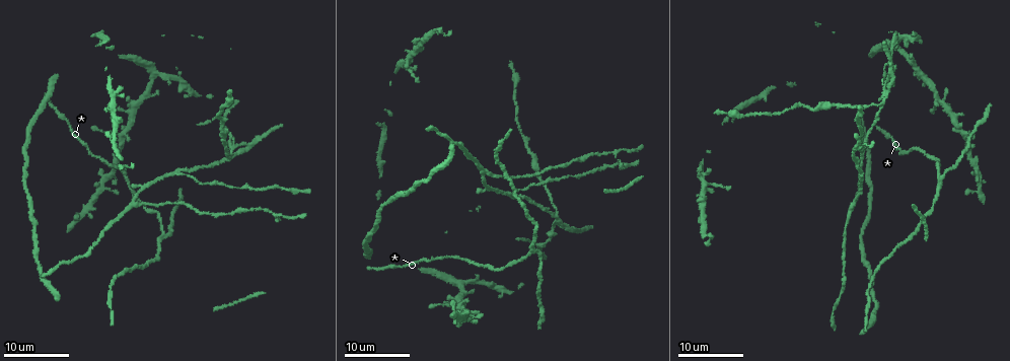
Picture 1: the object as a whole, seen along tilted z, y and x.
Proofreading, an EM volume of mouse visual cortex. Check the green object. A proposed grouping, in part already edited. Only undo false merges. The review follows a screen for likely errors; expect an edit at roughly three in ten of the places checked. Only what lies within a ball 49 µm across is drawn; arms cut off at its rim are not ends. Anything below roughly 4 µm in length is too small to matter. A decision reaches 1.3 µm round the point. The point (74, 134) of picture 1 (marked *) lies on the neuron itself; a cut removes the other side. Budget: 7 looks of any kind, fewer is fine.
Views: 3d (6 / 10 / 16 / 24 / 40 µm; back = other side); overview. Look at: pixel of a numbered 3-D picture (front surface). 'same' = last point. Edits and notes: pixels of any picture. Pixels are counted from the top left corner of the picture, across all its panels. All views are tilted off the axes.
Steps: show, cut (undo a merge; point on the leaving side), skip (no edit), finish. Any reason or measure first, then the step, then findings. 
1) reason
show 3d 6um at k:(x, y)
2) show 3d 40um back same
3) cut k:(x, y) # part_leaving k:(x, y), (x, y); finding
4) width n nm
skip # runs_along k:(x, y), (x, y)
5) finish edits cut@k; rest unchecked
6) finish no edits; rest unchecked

side arm on a straight run
show 3d 24um at 1:(134, 203)

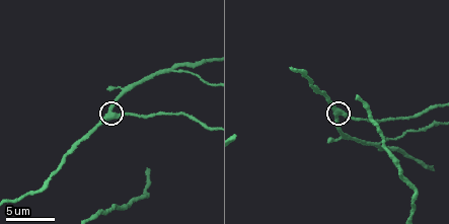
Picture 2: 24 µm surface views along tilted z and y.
zoom in
show 3d 10um at 2:(116, 114)

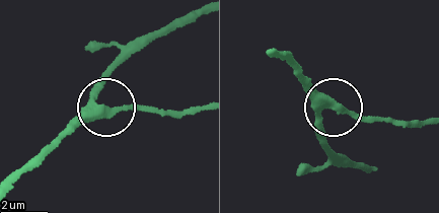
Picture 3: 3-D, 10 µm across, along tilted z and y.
skip # continuous, no second neuron

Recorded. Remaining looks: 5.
show 3d 16um at 1:(615, 154)

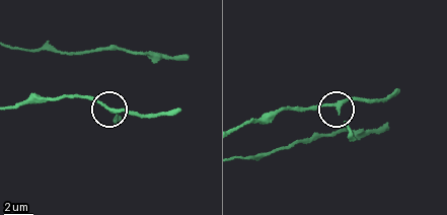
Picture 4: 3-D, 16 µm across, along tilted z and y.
show 3d 10um at 4:(112, 111)

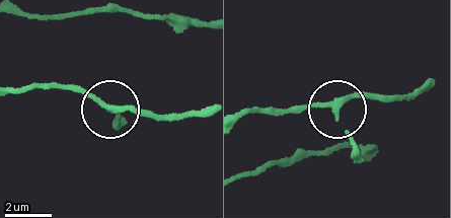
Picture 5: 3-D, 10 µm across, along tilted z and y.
width 190 nm
skip # runs_along 5:(16, 92), (42, 86), (71, 88), (118, 107), (170, 114); continuous, no second neuron

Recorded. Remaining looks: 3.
show 3d 16um at 2:(173, 68)

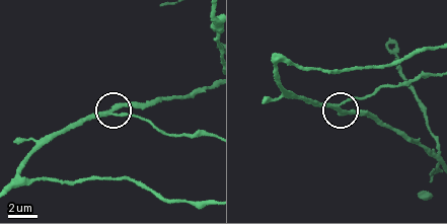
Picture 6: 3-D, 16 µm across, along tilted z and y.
from behind
show 3d 16um back at 6:(113, 111)

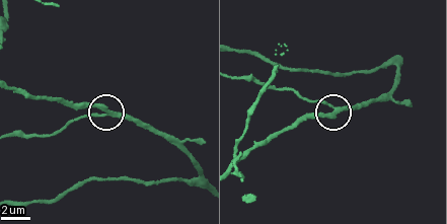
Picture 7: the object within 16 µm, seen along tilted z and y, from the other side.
cut 7:(93, 113) # part_leaving 7:(113, 115), (81, 116), (44, 136), (11, 137); a second neuron is stuck on

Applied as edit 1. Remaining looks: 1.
finish edits cut@7; rest unchecked

